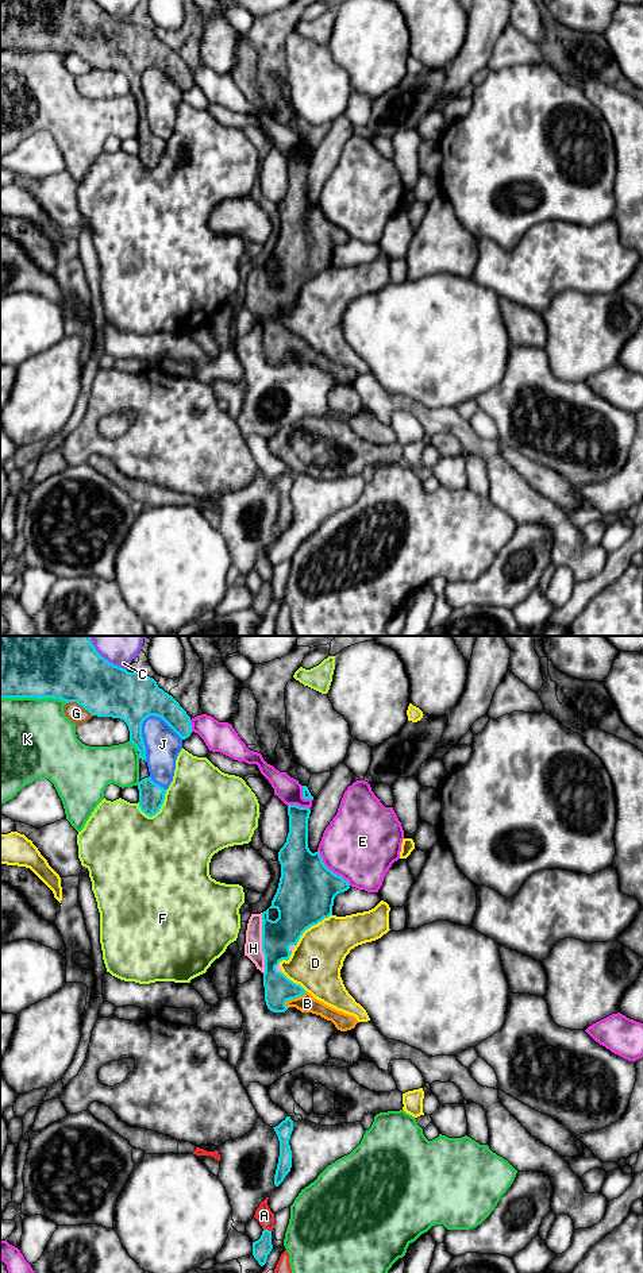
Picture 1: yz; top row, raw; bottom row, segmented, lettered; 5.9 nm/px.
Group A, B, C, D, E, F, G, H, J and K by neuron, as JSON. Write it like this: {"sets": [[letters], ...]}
{"sets": [["A"], ["B", "H"], ["C"], ["D"], ["E"], ["F"], ["G"], ["J"], ["K"]]}

